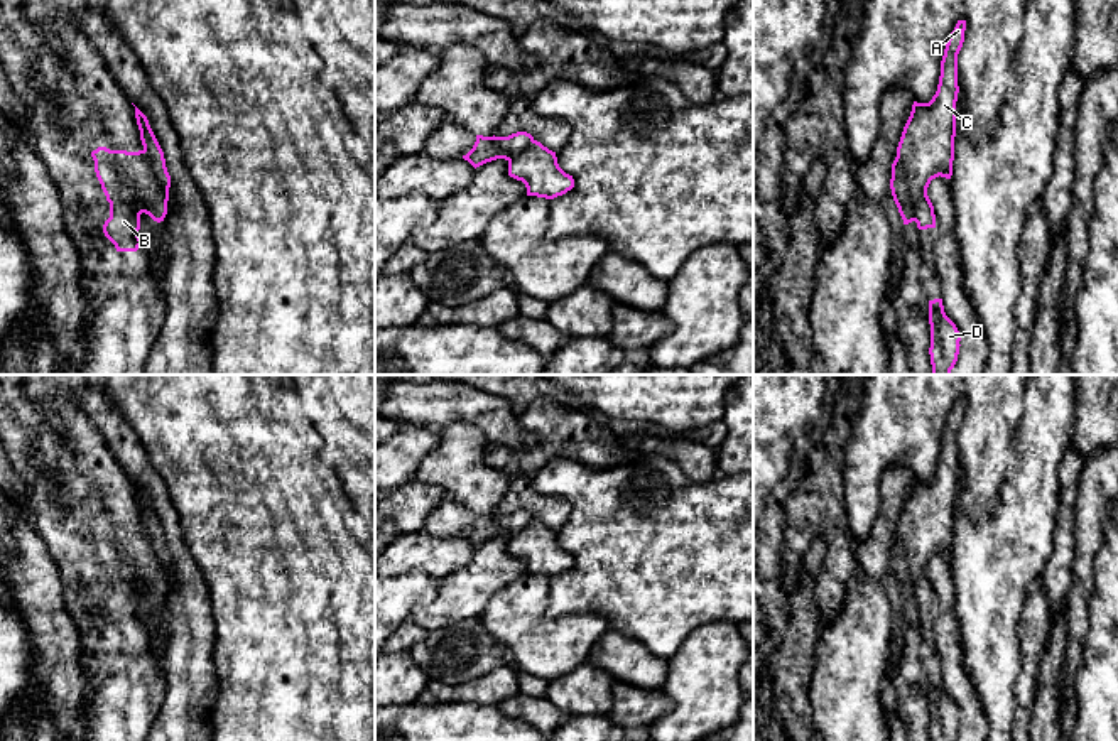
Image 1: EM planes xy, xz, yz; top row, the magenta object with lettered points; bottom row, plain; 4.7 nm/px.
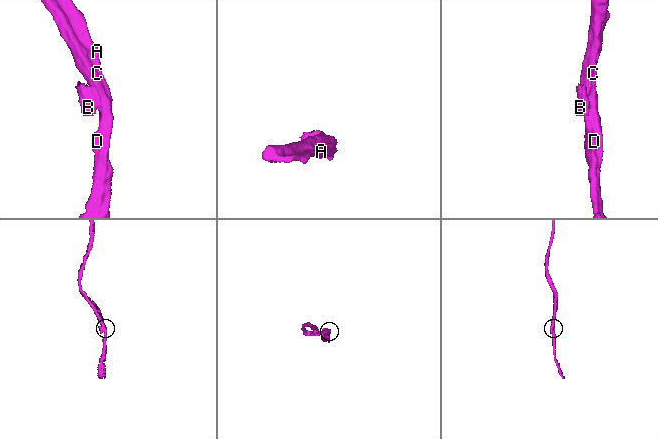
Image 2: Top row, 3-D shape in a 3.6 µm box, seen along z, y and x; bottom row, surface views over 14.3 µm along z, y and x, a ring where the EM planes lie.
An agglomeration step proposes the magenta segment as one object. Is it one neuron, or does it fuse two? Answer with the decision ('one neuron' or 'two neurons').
two neurons

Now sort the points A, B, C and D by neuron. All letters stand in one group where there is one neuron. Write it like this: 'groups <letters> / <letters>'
groups A C D / B

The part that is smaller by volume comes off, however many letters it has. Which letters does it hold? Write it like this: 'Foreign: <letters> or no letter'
Foreign: B

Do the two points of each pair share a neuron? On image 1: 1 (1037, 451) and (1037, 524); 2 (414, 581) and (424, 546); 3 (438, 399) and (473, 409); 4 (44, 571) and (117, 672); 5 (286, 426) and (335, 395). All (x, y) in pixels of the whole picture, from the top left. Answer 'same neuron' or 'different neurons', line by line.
1: same neuron
2: different neurons
3: same neuron
4: different neurons
5: different neurons

